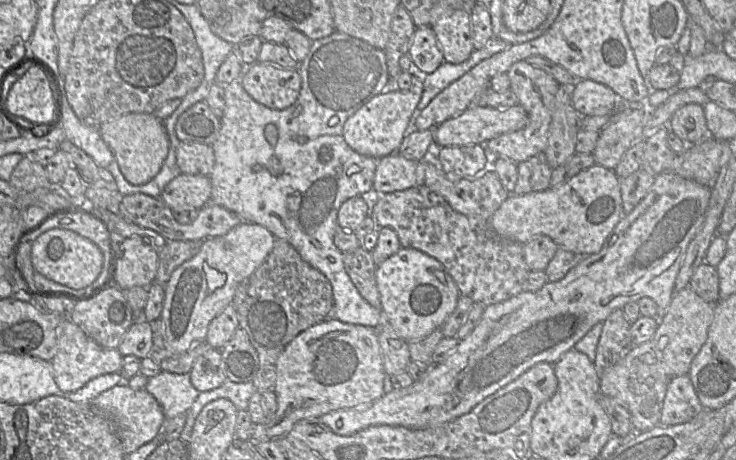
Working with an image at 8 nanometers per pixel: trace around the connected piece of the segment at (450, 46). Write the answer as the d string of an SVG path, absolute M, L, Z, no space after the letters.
M446 11L431 28L442 51L444 62L460 64L474 51L471 18L467 11Z

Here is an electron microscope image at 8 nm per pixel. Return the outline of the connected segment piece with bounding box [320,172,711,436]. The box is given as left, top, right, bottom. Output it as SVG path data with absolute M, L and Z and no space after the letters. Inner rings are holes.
M674 172L656 175L648 193L629 214L621 217L601 250L585 256L563 279L548 281L537 291L522 291L507 300L486 306L473 331L459 340L445 360L430 365L424 375L411 385L393 388L368 405L331 411L322 415L320 420L341 436L350 436L374 425L410 429L434 427L469 412L535 364L547 362L554 365L594 325L603 323L614 310L622 309L629 302L637 302L642 297L651 298L657 304L656 319L659 320L671 303L687 247L703 222L710 194L710 187Z

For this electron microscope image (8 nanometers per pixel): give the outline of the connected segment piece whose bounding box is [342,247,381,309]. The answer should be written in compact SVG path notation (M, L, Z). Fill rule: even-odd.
M361 247L342 252L344 268L361 296L373 307L381 309L375 274L377 265L371 251Z

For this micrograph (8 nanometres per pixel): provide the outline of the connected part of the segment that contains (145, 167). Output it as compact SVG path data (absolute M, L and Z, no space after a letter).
M127 114L101 124L99 133L111 149L124 178L132 185L144 185L161 170L169 151L169 137L163 120L154 114Z

